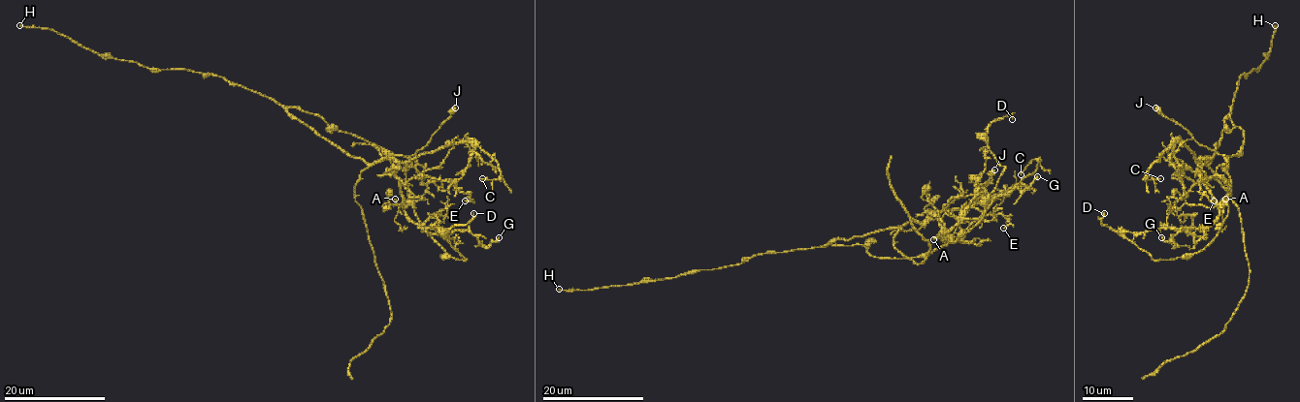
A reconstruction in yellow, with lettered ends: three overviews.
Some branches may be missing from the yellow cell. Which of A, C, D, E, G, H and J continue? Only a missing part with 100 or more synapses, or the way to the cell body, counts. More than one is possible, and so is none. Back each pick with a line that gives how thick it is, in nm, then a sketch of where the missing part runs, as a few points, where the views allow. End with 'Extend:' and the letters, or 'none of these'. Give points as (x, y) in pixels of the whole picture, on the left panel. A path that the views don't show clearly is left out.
Extend: none of these

